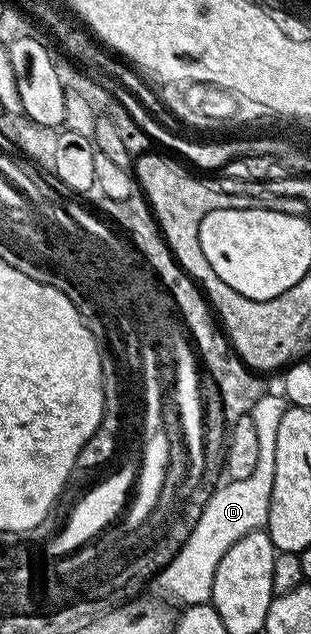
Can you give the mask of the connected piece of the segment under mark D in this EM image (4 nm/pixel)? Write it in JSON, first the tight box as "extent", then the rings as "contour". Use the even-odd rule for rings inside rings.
{"extent":[152,393,289,607],"contour":[[[281,393],[259,397],[255,409],[251,409],[249,416],[251,421],[255,421],[255,434],[259,437],[259,465],[255,465],[255,470],[243,477],[243,481],[229,479],[222,482],[204,500],[199,510],[199,521],[195,521],[195,529],[191,529],[191,537],[187,537],[183,549],[179,549],[173,560],[153,578],[152,590],[157,590],[156,594],[162,600],[181,603],[185,607],[210,602],[215,569],[219,569],[219,561],[223,561],[227,549],[231,549],[235,541],[247,537],[247,533],[262,530],[268,524],[271,489],[275,485],[275,437],[279,437],[279,421],[283,421],[283,413],[289,409],[289,402]]]}

